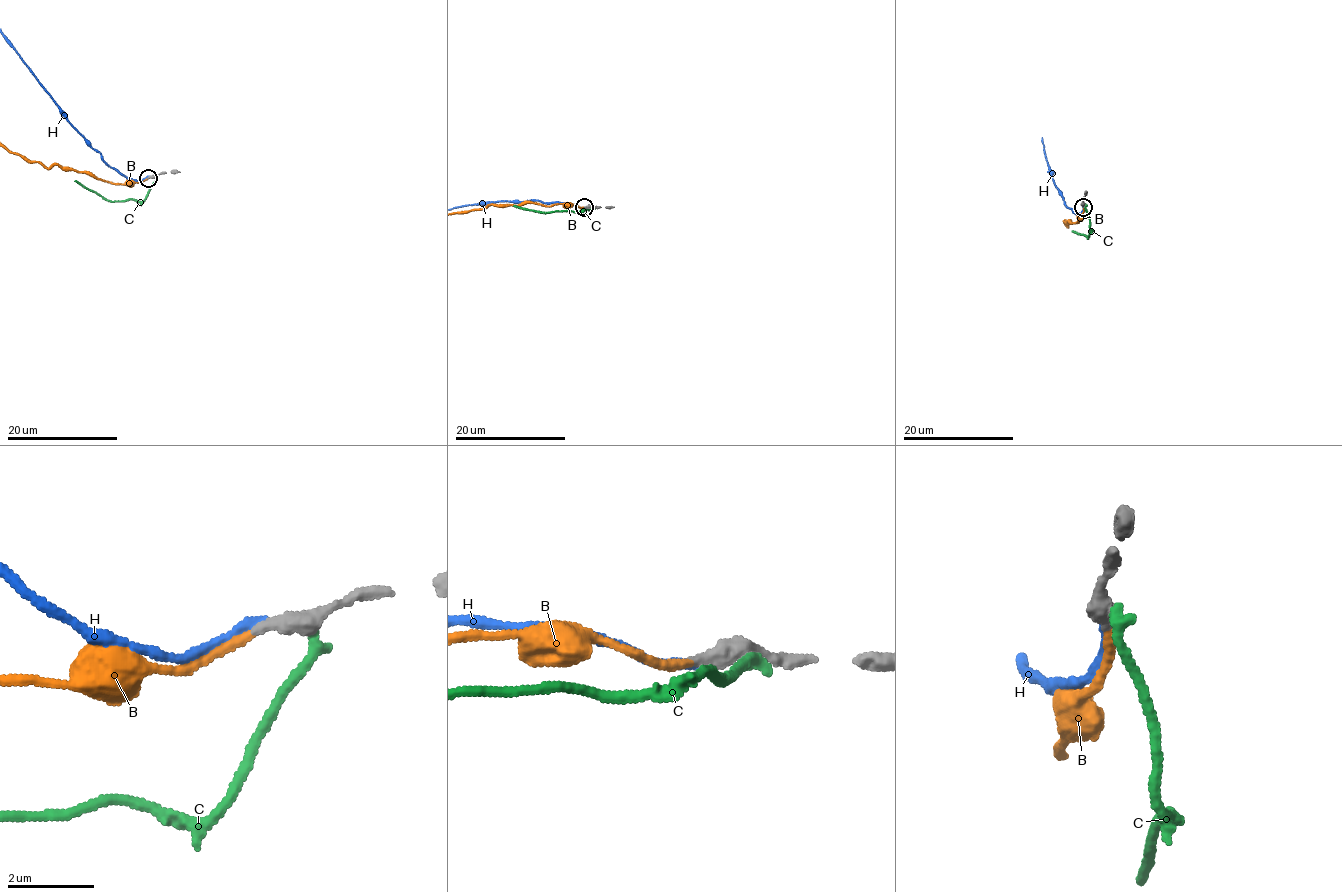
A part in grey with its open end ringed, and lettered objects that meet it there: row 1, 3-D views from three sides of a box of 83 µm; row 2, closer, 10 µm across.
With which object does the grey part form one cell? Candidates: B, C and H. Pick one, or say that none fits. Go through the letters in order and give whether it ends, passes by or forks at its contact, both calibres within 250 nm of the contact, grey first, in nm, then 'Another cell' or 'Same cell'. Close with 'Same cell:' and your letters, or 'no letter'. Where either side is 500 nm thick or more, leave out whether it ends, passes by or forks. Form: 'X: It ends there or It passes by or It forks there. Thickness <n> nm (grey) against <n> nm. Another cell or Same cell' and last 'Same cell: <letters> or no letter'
B: It ends there. Thickness 360 nm (grey) against 200 nm. Same cell
C: It ends there. Thickness 360 nm (grey) against 280 nm. Another cell
H: It ends there. Thickness 400 nm (grey) against 200 nm. Another cell
Same cell: B

